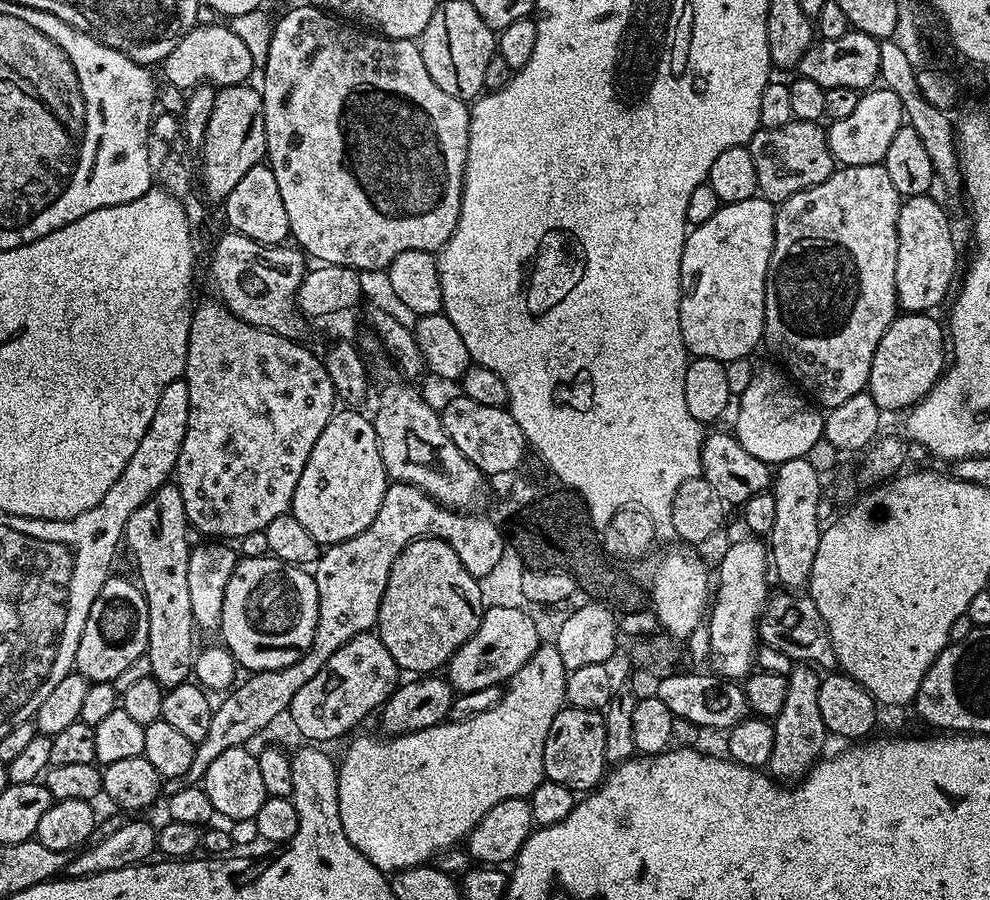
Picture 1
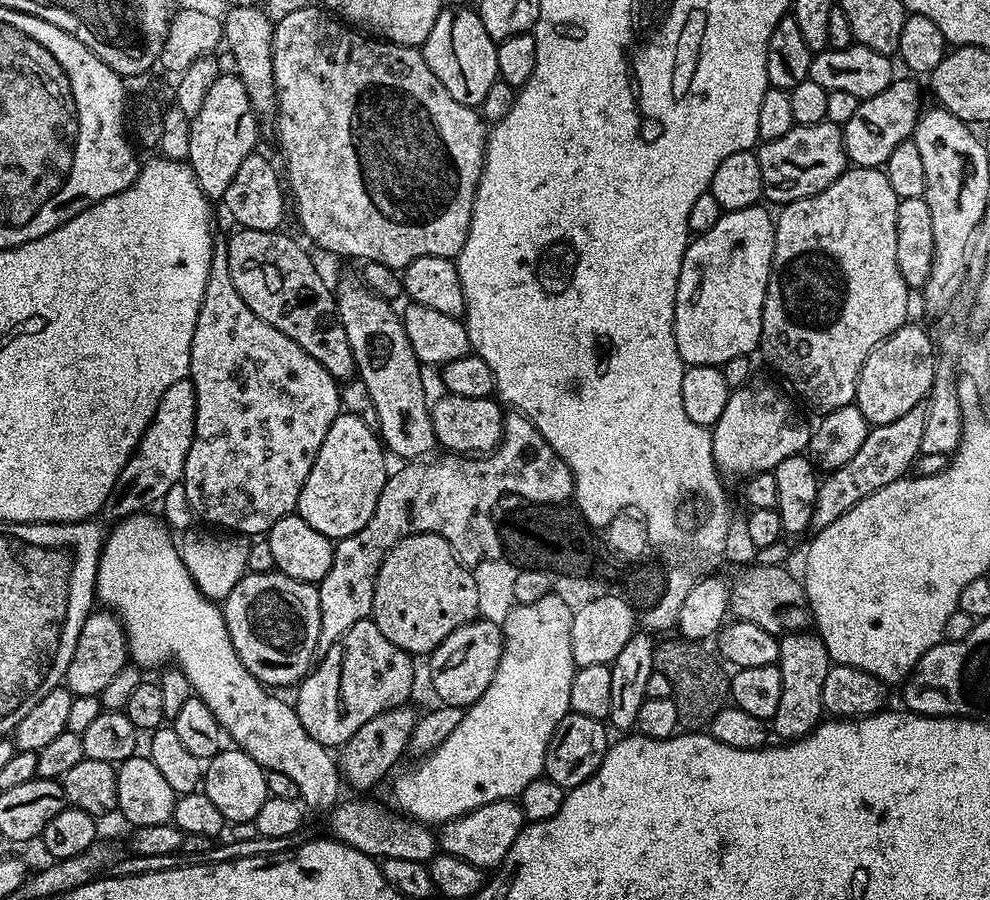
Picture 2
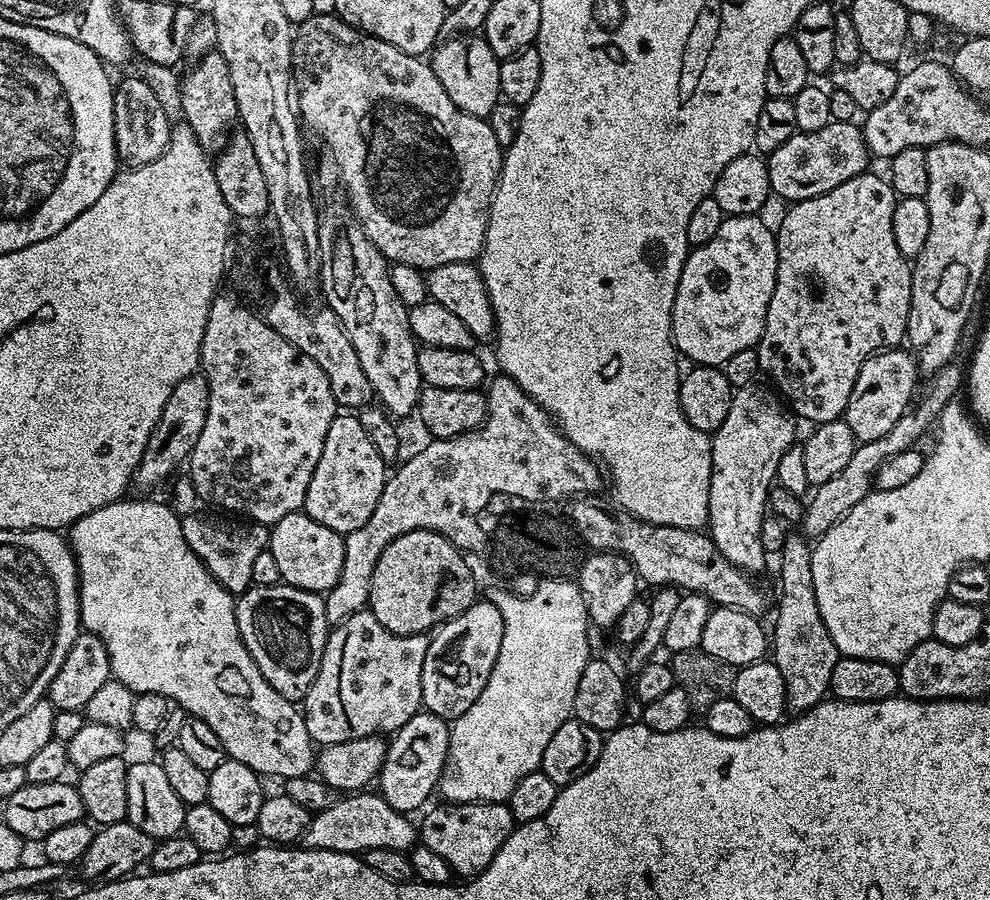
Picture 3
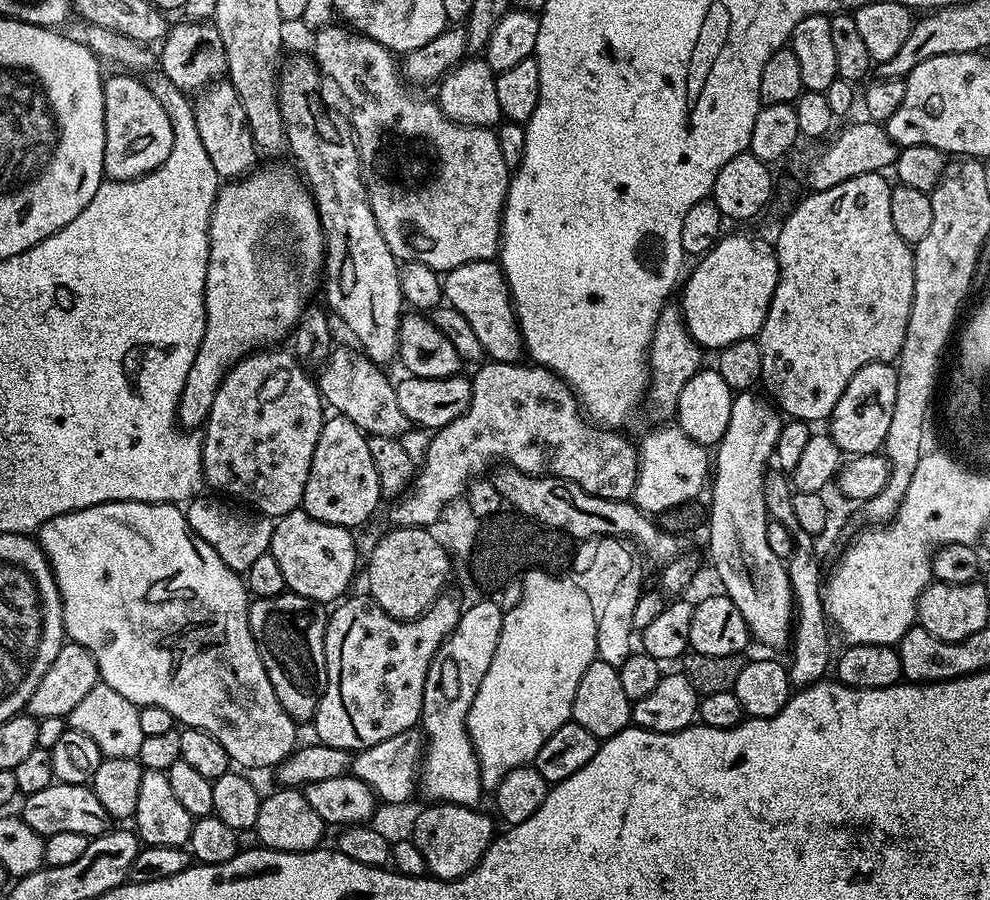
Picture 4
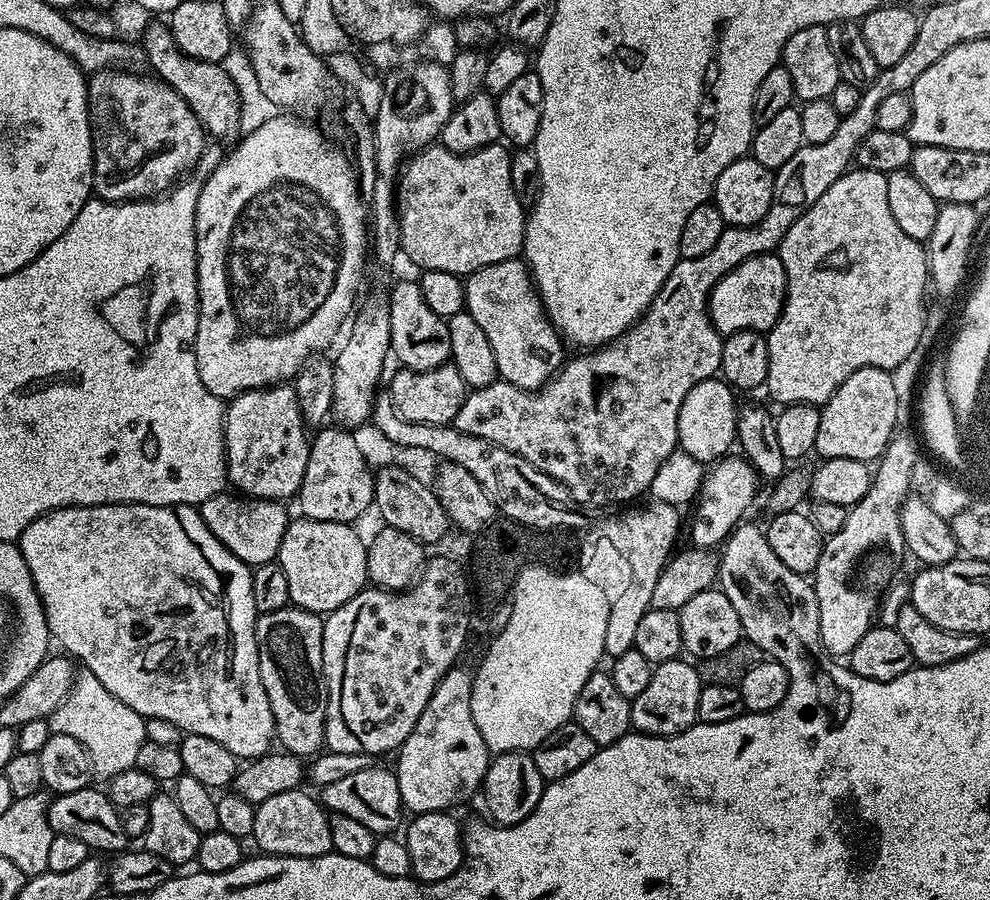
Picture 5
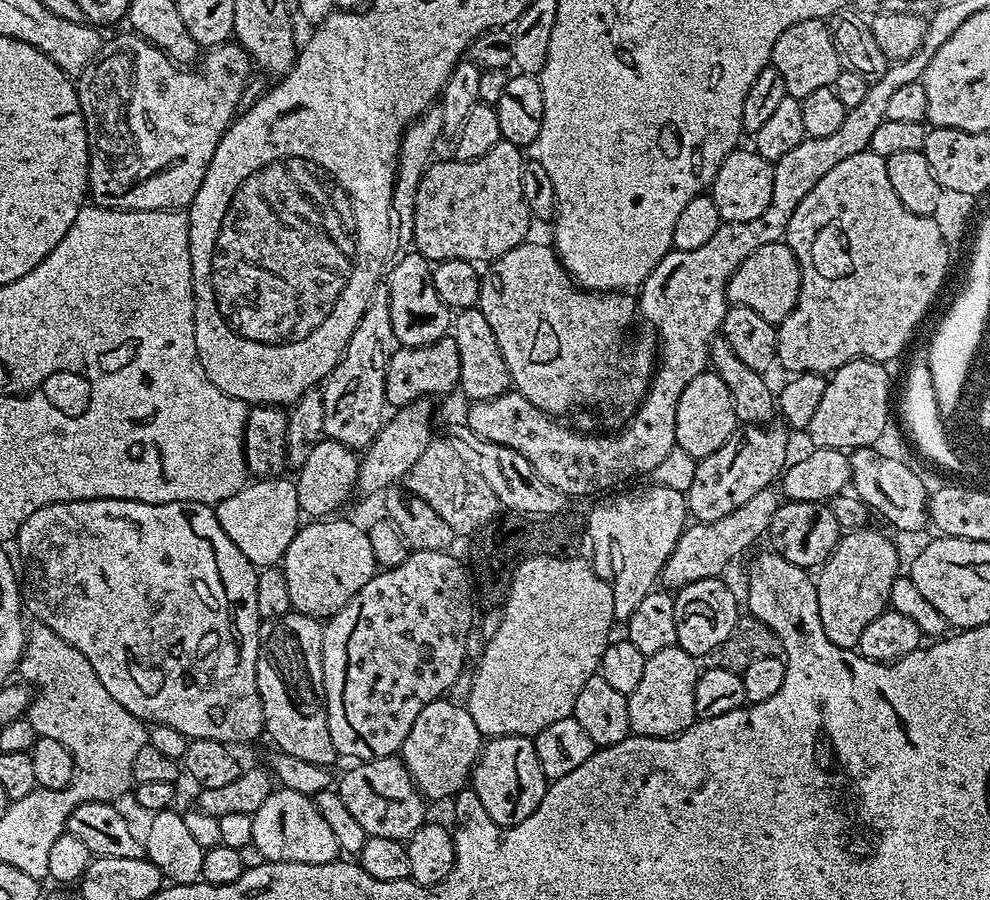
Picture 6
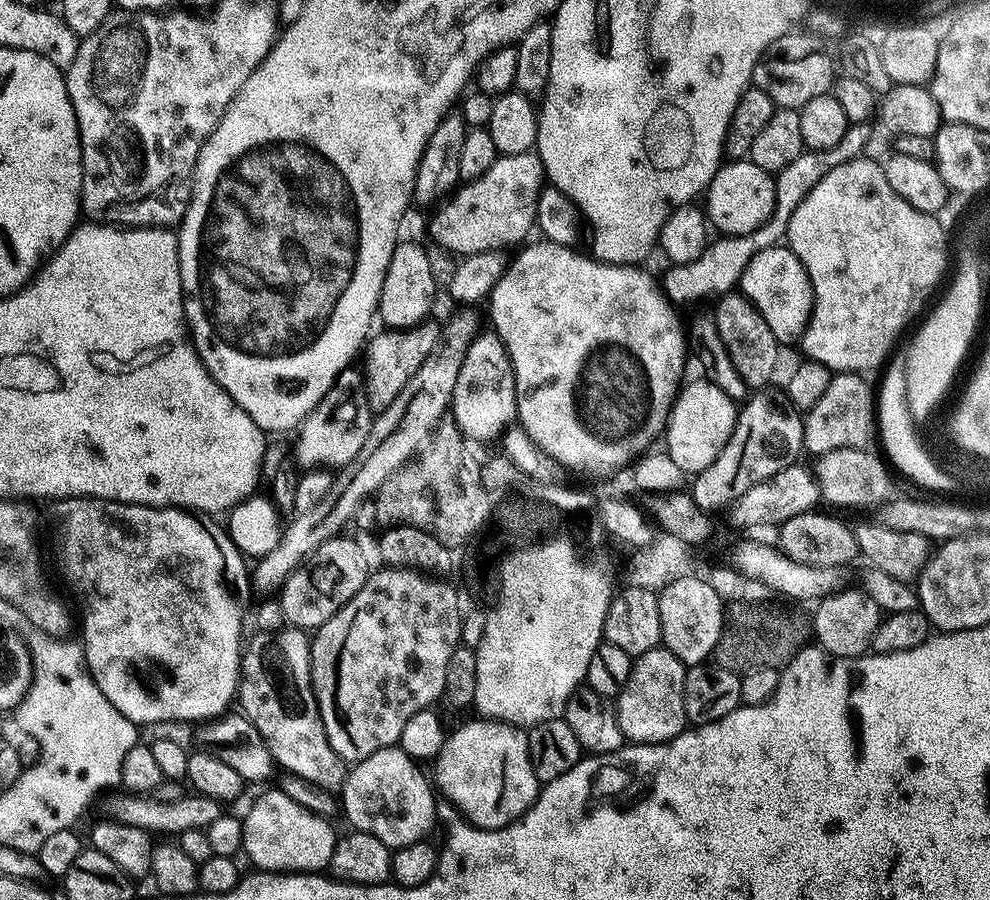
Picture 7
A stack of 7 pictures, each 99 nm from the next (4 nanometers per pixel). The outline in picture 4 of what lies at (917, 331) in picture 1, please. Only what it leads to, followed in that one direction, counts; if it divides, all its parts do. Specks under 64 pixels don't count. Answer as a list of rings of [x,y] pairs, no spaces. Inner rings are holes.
[[[867,364],[848,380],[826,424],[827,435],[832,437],[841,453],[849,457],[865,456],[883,449],[886,430],[890,430],[890,417],[894,415],[894,394],[898,394],[898,378],[892,364]]]

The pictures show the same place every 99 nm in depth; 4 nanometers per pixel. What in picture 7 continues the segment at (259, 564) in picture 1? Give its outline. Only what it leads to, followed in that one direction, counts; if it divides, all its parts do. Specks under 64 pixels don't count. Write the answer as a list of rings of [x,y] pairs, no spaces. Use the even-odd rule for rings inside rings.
[[[283,626],[272,631],[257,631],[255,635],[253,640],[251,637],[247,641],[240,661],[239,711],[258,730],[281,769],[284,767],[287,773],[300,776],[311,784],[329,790],[339,789],[346,775],[346,764],[330,746],[326,726],[320,717],[316,692],[312,689],[312,646],[309,633],[303,628]]]

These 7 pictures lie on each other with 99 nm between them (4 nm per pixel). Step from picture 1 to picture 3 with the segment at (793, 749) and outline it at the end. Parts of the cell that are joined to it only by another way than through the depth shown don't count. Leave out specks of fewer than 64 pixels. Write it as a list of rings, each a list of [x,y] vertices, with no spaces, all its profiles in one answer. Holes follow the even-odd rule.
[[[789,534],[786,538],[778,554],[780,601],[776,604],[776,625],[770,628],[770,659],[782,673],[782,682],[786,682],[788,708],[796,714],[809,712],[829,695],[830,674],[834,674],[834,666],[841,658],[840,651],[834,646],[834,638],[830,638],[830,630],[826,630],[826,622],[822,622],[822,614],[818,614],[818,600],[814,598],[812,578],[812,549],[813,545],[803,535]]]

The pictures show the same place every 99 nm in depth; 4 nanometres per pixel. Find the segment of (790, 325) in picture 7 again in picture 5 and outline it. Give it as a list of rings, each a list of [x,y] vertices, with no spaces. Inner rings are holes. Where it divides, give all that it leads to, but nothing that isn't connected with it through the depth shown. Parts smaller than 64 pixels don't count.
[[[765,254],[755,256],[746,262],[742,262],[730,274],[726,274],[716,284],[712,291],[712,297],[708,299],[708,314],[712,317],[713,324],[721,333],[741,332],[749,328],[755,332],[767,333],[768,329],[776,324],[776,319],[784,311],[784,292],[788,288],[784,267],[779,255]]]

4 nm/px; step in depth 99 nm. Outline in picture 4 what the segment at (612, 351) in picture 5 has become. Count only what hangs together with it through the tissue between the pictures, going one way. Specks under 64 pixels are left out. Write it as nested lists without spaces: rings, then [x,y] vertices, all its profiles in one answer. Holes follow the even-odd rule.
[[[669,306],[660,309],[660,317],[654,328],[654,338],[648,347],[648,370],[650,383],[646,393],[647,403],[652,403],[652,408],[660,416],[675,417],[678,398],[682,394],[682,388],[690,378],[694,378],[696,372],[701,371],[700,355],[702,349],[694,342],[684,325],[684,315],[679,307]],[[493,360],[481,363],[480,366],[481,368],[470,376],[472,393],[466,414],[454,418],[454,422],[444,428],[435,429],[433,436],[436,437],[428,444],[424,464],[422,460],[407,492],[395,501],[396,509],[392,512],[391,522],[395,527],[431,525],[451,500],[461,499],[470,482],[483,477],[497,462],[503,462],[526,476],[557,476],[559,480],[569,480],[570,483],[586,490],[586,494],[594,494],[598,498],[633,499],[636,479],[640,473],[637,445],[620,436],[624,434],[619,431],[605,430],[585,419],[579,400],[564,379],[555,376],[548,368],[529,366],[524,362],[507,364]]]

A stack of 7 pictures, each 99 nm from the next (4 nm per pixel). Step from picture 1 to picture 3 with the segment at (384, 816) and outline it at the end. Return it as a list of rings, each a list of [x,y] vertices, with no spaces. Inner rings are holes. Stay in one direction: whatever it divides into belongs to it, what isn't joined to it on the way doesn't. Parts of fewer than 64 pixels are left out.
[[[524,597],[524,640],[508,642],[508,648],[498,650],[496,668],[490,670],[488,683],[478,694],[474,706],[450,724],[448,765],[440,777],[438,792],[445,801],[454,804],[477,802],[504,802],[508,795],[526,778],[537,771],[542,754],[554,730],[570,717],[564,712],[564,696],[574,696],[578,678],[582,678],[580,665],[580,608],[538,608],[530,597]]]

